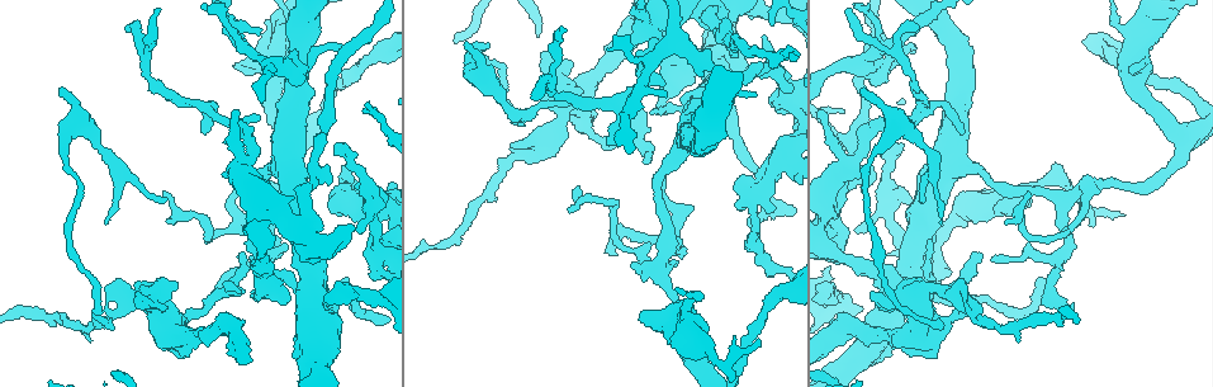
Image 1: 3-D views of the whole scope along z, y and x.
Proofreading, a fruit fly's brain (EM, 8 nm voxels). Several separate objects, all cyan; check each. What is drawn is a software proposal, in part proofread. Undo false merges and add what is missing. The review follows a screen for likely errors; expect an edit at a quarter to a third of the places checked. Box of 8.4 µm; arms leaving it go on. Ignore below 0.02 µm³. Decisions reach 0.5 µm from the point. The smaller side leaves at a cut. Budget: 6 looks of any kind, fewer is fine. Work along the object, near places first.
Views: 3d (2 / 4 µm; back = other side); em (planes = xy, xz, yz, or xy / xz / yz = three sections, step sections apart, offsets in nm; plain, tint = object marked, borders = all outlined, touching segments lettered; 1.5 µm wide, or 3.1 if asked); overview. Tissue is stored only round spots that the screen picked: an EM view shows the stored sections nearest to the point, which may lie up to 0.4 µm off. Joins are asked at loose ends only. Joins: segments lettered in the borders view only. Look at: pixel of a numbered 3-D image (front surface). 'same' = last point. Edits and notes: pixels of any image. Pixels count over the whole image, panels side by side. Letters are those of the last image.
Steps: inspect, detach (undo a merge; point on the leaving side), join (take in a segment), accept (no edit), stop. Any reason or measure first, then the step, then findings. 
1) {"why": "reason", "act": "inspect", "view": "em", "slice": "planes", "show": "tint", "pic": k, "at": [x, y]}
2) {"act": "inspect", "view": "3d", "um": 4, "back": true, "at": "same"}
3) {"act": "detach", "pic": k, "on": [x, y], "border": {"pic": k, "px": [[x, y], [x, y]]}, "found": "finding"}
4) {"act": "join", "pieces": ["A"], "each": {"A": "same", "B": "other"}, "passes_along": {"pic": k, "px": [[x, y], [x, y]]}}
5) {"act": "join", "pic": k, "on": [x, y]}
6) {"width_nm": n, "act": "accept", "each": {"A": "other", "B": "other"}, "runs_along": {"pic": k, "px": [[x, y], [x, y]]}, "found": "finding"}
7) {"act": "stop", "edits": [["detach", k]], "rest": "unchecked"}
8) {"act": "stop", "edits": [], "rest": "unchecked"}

{"why": "a narrow waist", "act": "inspect", "view": "em", "slice": "planes", "show": "tint", "pic": 1, "at": [550, 77]}

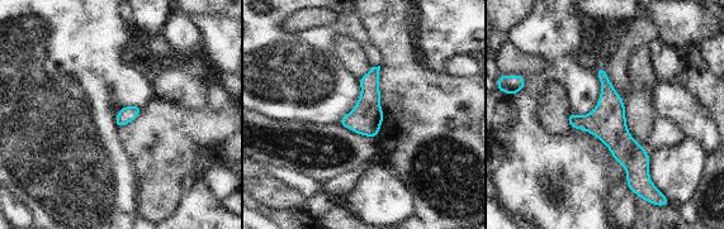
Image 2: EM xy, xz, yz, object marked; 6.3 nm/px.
{"act": "inspect", "view": "em", "slice": "planes", "show": "borders", "at": "same"}

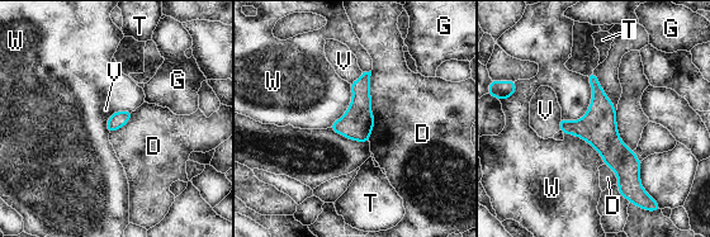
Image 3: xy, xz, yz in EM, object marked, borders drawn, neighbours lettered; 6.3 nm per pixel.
{"width_nm": 200, "act": "accept", "each": {"D": "other", "G": "other", "T": "other", "V": "other", "W": "other"}, "runs_along": {"pic": 3, "px": [[591, 77], [625, 193]]}, "found": "one cell here"}

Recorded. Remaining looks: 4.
{"act": "inspect", "view": "em", "slice": "planes", "show": "borders", "pic": 1, "at": [867, 90]}

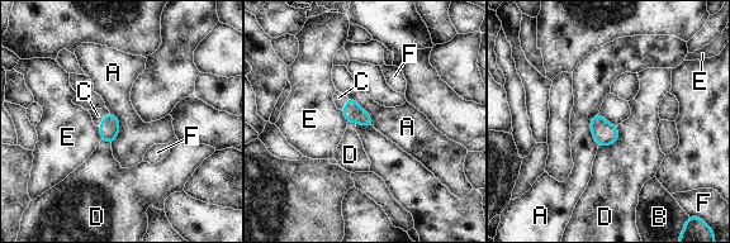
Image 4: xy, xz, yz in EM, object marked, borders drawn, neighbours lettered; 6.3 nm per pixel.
{"width_nm": 120, "act": "join", "pieces": ["C"], "each": {"A": "other", "B": "other", "C": "same", "D": "other", "E": "other", "F": "other"}, "passes_along": {"pic": 4, "px": [[109, 128], [103, 119], [98, 115]]}, "found": "it goes on there"}

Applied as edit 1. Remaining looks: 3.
{"why": "an open end", "act": "inspect", "view": "3d", "um": 2, "pic": 1, "at": [645, 161]}

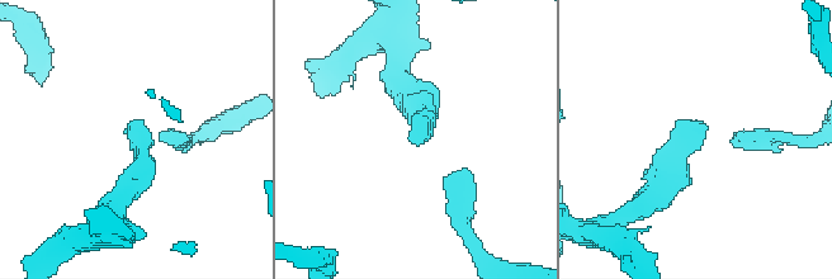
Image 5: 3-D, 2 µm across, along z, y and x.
{"act": "inspect", "view": "em", "slice": "planes", "show": "borders", "pic": 5, "at": [127, 130]}

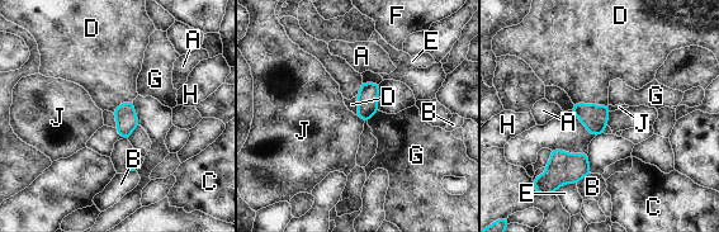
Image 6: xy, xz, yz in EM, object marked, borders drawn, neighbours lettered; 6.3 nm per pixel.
{"act": "accept", "each": {"A": "other", "B": "other", "C": "other", "D": "other", "E": "other", "F": "other", "G": "other", "H": "other", "J": "other"}, "found": "no lettered segment goes on from it"}

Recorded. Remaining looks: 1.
{"act": "stop", "edits": [["join", 4]], "rest": "unchecked"}

